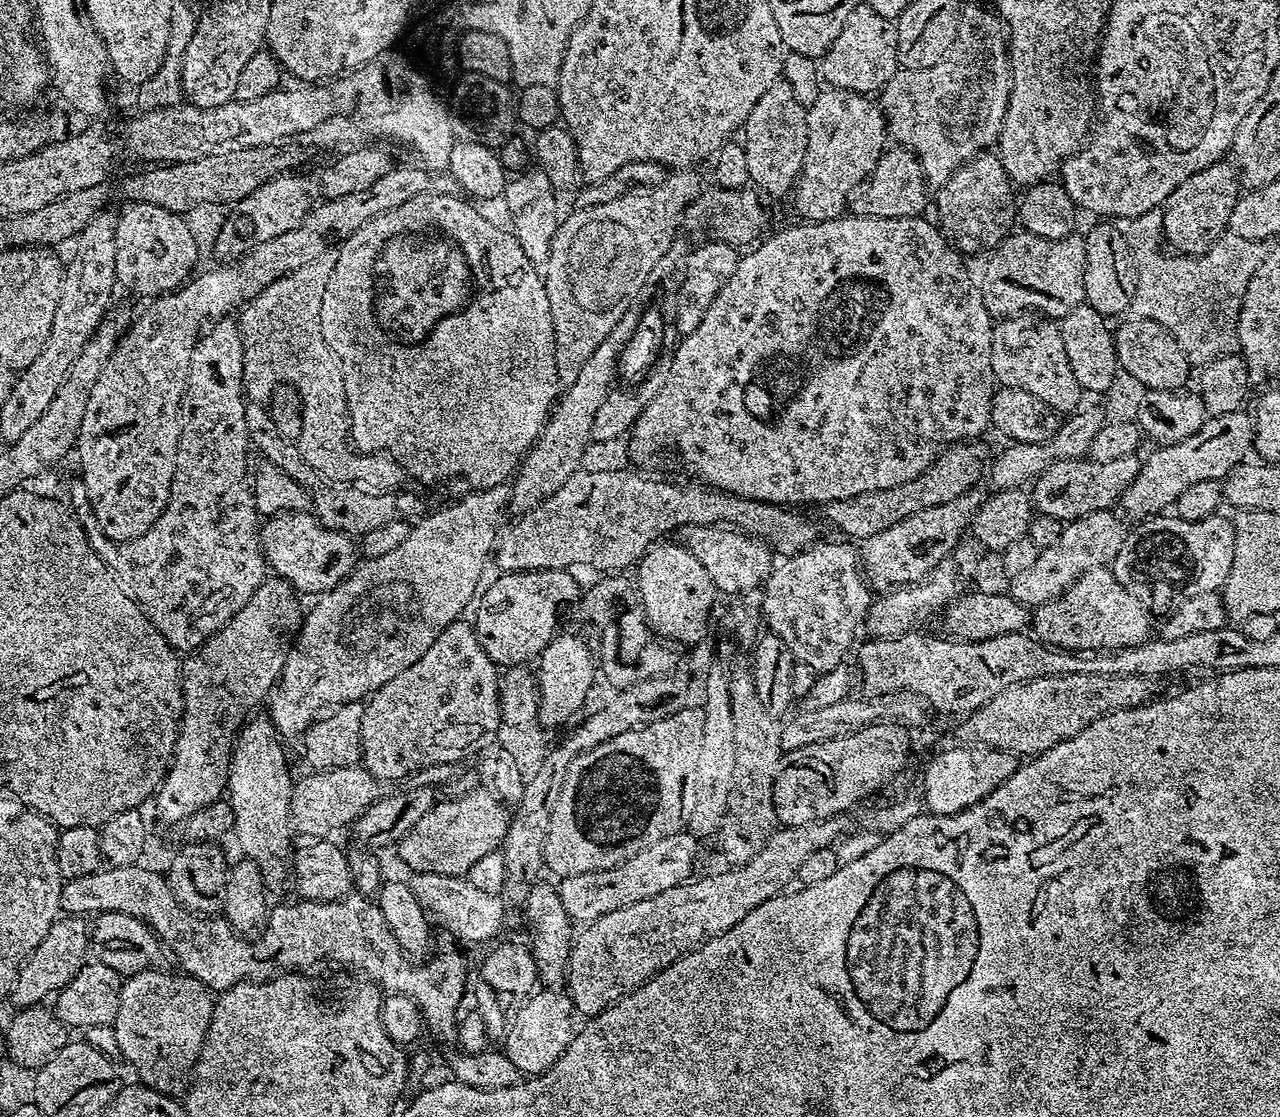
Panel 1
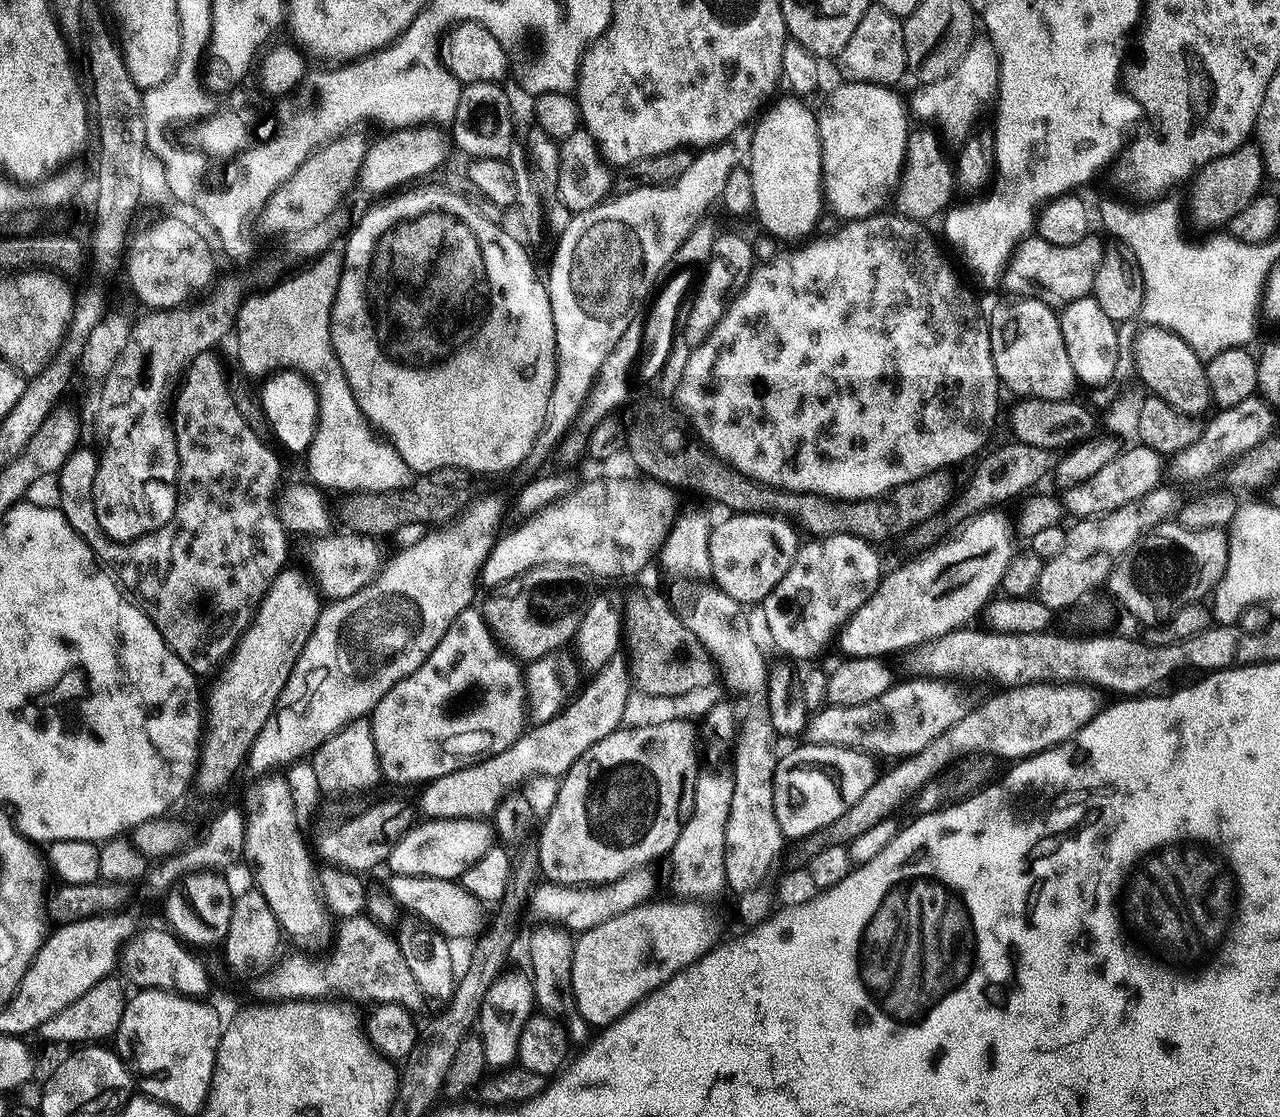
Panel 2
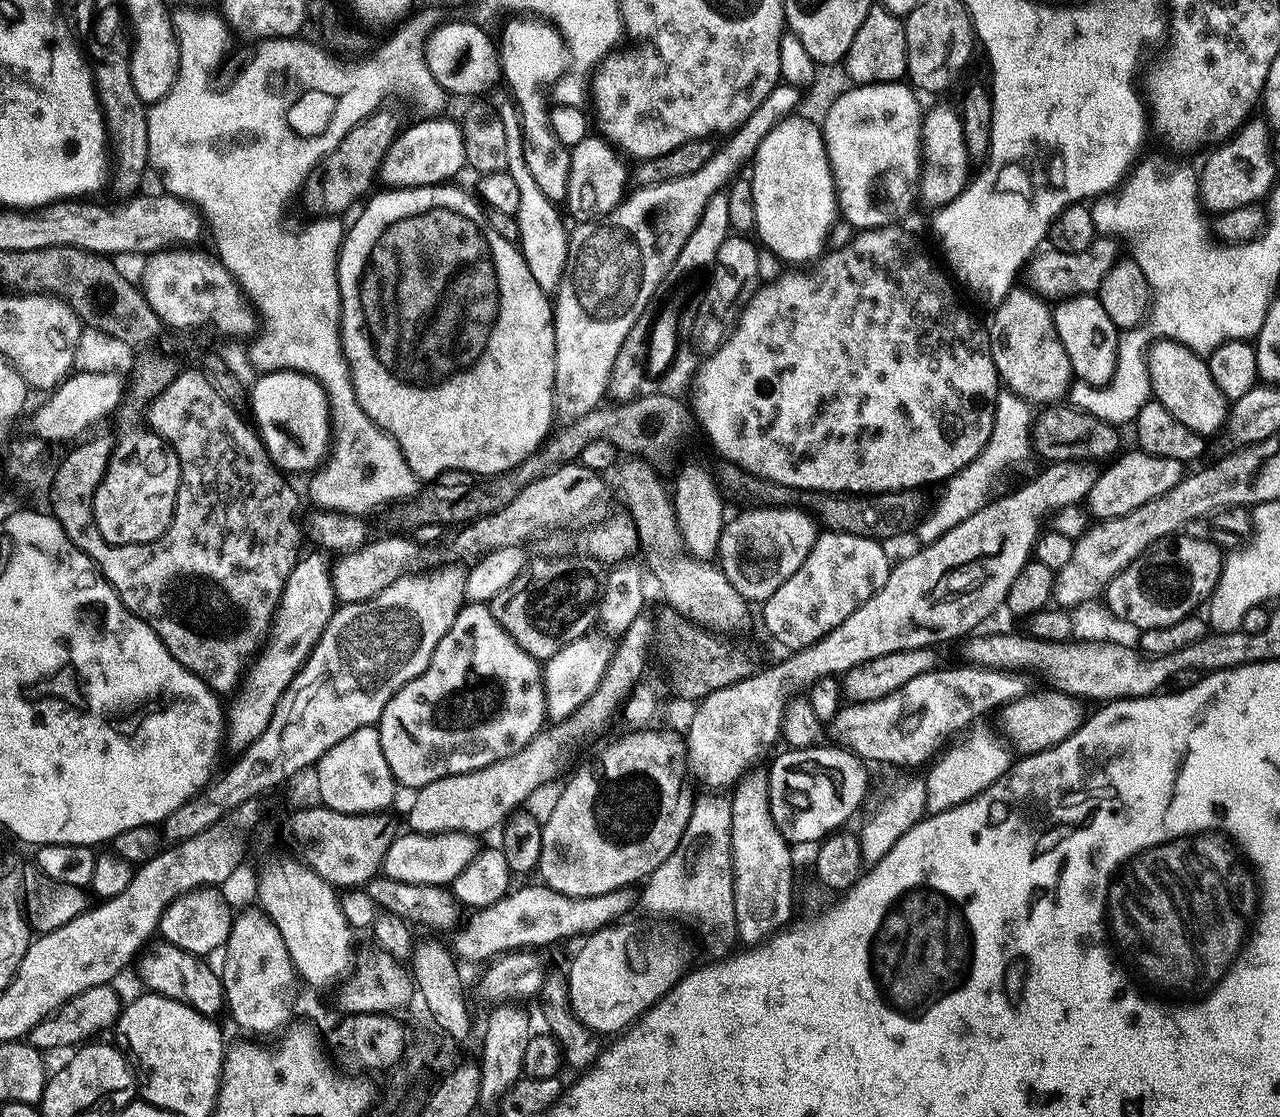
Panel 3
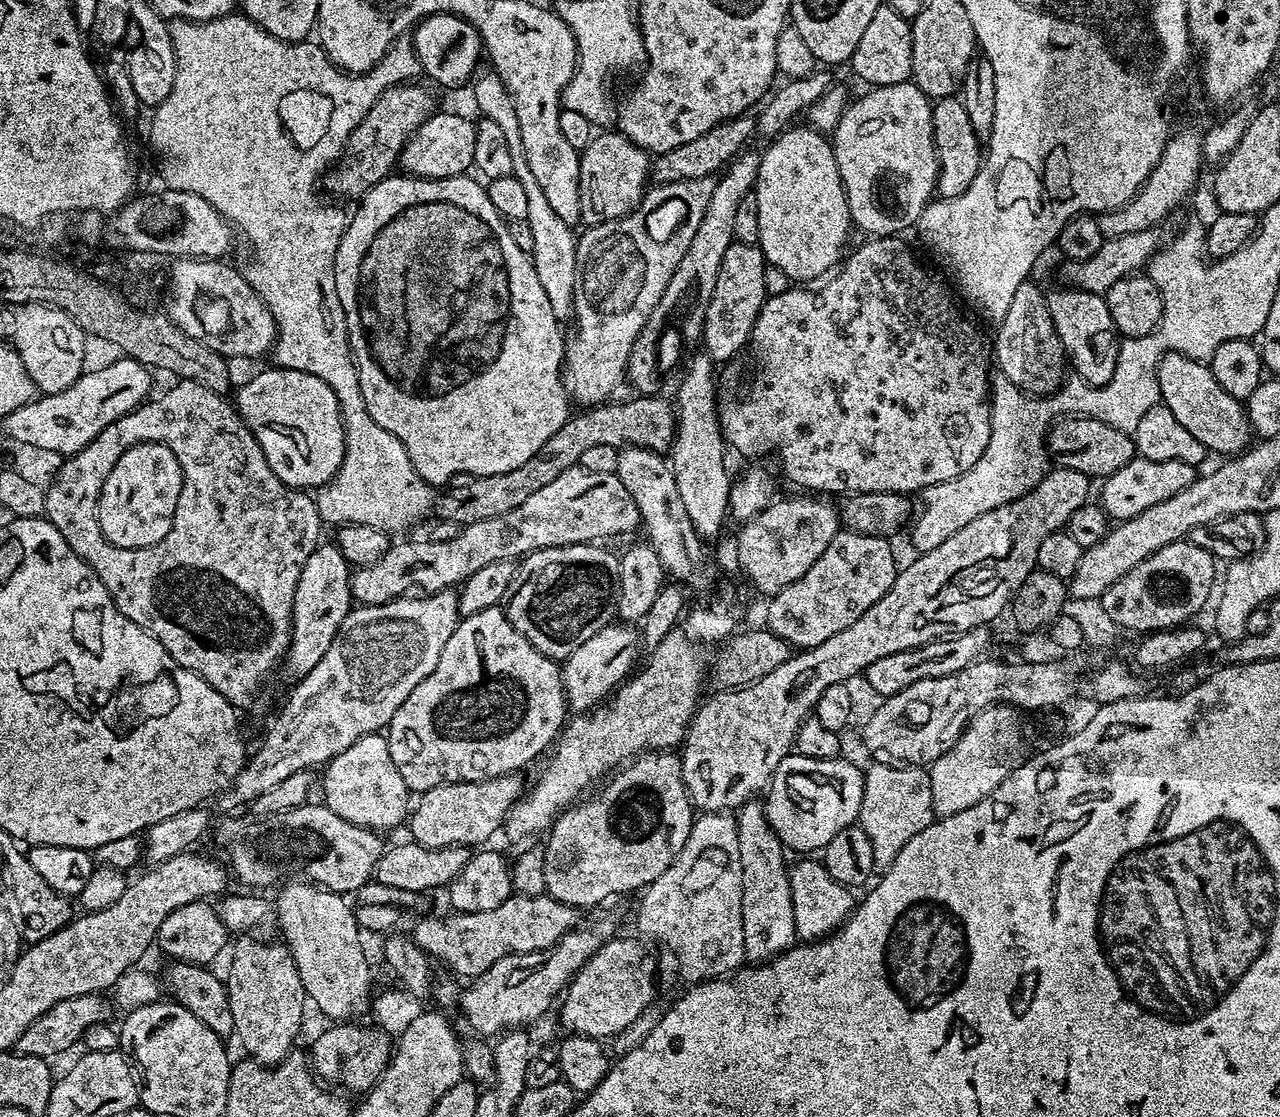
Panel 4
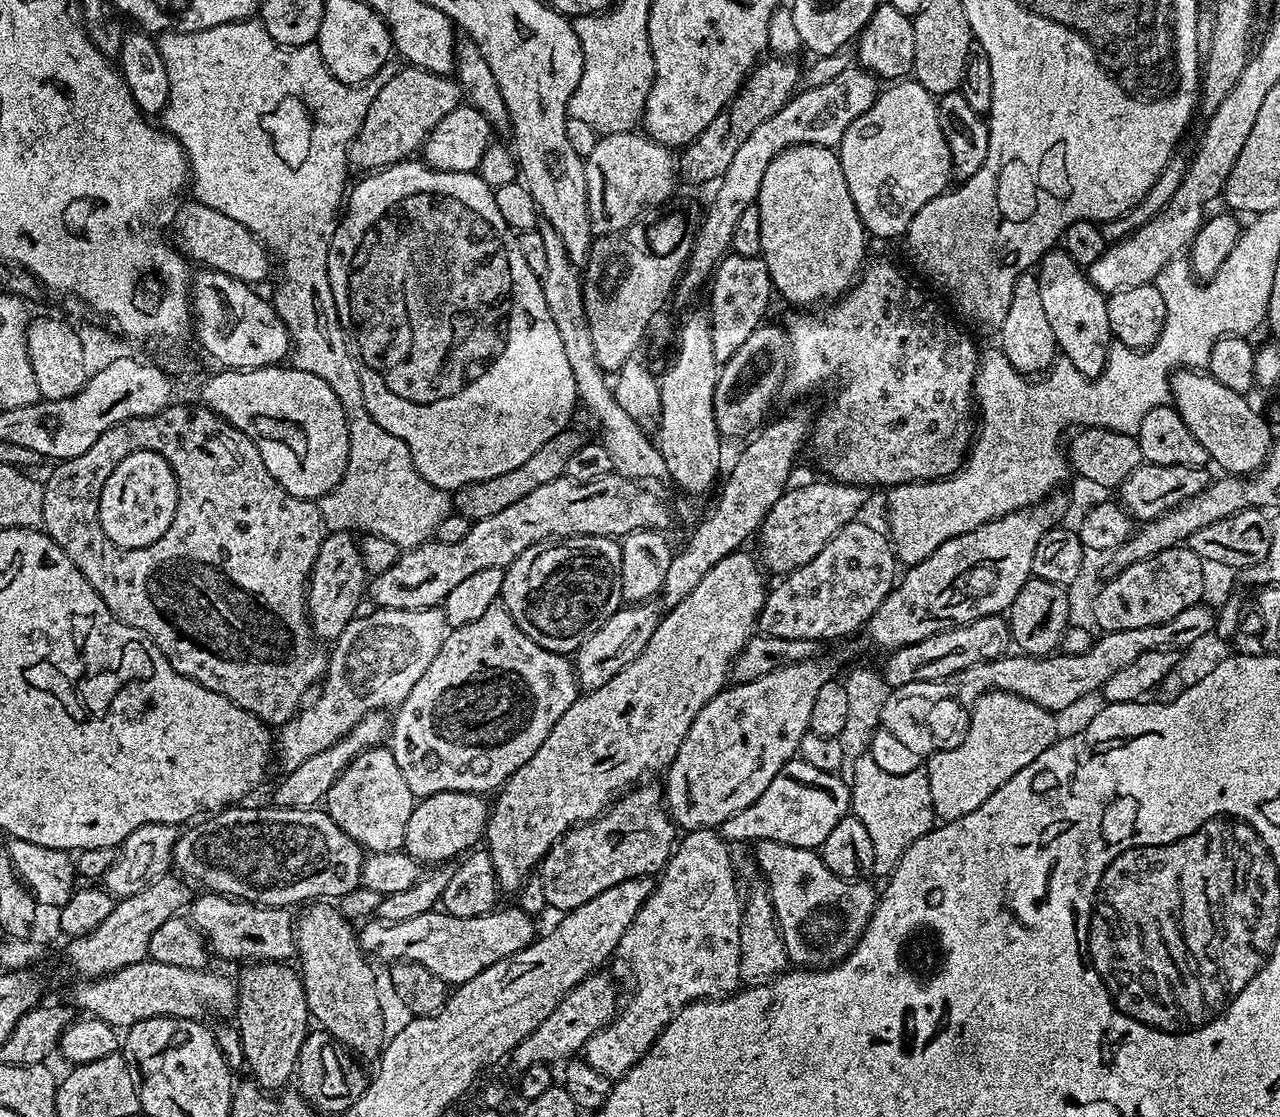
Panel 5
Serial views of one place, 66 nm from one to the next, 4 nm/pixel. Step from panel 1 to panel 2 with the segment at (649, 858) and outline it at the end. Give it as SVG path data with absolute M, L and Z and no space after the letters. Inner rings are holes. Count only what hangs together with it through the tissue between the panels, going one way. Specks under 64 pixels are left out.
M637 866L605 884L573 886L540 882L531 890L530 906L542 916L541 919L560 925L572 934L579 934L594 926L602 926L602 922L610 922L610 918L618 918L618 914L626 914L626 910L649 903L657 895L656 876L651 870L648 866Z

